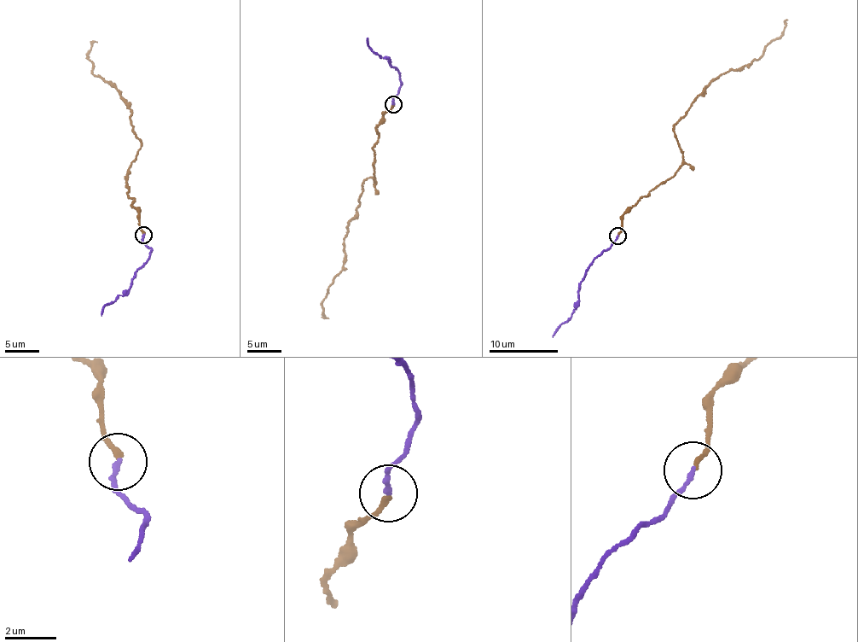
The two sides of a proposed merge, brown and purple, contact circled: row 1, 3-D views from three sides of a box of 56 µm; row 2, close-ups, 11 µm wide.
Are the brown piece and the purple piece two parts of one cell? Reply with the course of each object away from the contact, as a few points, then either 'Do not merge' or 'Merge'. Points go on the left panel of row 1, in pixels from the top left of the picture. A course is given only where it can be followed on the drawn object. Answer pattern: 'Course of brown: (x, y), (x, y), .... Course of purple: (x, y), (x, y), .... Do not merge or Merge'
Course of brown: (144, 235), (125, 185), (140, 139), (115, 84), (92, 72), (87, 55), (96, 43). Course of purple: (144, 235), (143, 242), (152, 250), (149, 258), (136, 272), (130, 287), (112, 302), (106, 303), (101, 316). Merge

